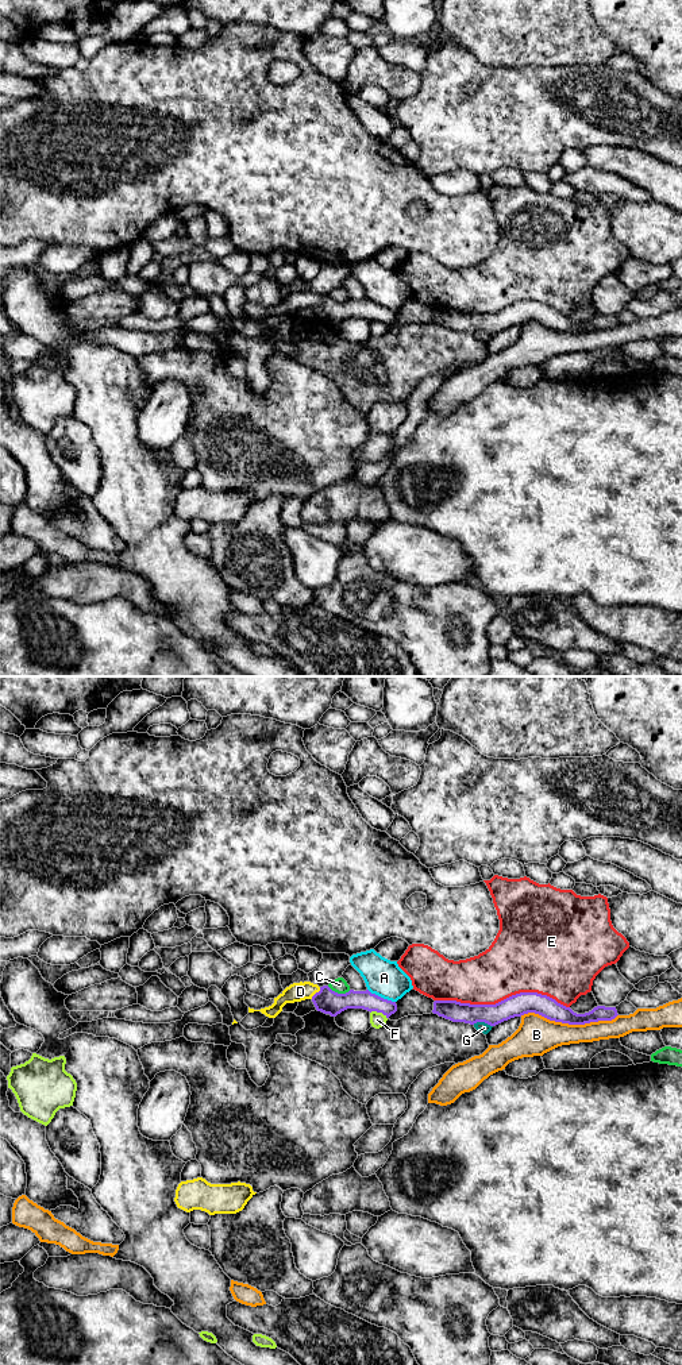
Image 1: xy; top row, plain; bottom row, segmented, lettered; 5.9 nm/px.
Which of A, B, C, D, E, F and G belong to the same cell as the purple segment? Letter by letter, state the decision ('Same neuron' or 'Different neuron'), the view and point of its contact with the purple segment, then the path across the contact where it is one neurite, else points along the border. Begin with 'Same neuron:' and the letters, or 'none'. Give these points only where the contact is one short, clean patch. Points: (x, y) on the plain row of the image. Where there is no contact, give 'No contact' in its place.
Same neuron: none
A: Different neuron. Touches purple at xy (380, 305). Boundary: xy (368, 297), (395, 311)
B: Different neuron. Touches purple at xy (569, 332)
C: Different neuron. Touches purple at xy (339, 303)
D: Different neuron. Touches purple at xy (316, 301). Boundary: xy (320, 296), (311, 307)
E: Different neuron. Touches purple at xy (503, 309)
F: Different neuron. Touches purple at xy (378, 320)
G: Different neuron. Touches purple at xy (482, 330)

